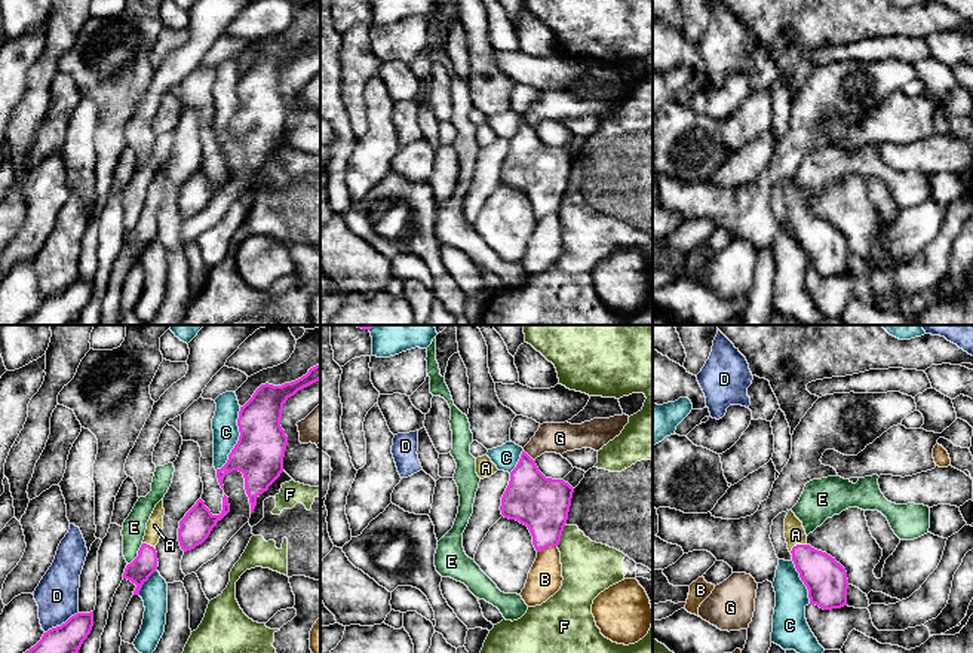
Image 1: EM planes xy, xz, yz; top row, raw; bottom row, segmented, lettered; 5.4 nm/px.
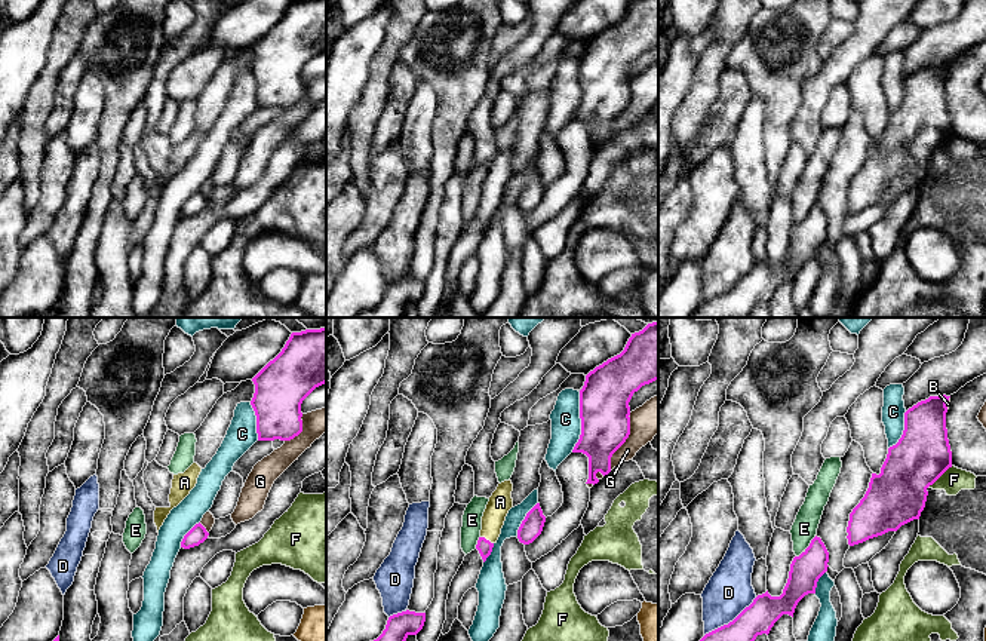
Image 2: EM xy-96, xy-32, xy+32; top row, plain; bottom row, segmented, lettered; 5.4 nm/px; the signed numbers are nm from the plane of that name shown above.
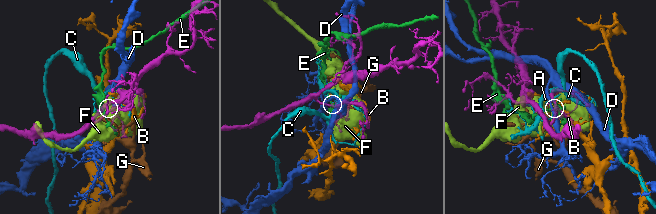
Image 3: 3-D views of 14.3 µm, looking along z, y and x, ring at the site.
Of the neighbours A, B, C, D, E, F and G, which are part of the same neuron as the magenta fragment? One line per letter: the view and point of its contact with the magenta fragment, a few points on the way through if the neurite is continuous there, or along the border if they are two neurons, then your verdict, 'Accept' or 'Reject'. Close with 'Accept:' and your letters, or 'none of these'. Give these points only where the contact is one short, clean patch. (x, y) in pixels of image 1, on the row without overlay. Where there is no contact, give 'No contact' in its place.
A: Touches magenta at yz (797, 212). Path across: yz (826, 248), (797, 212), (795, 202). Accept
B: Touches magenta at xz (546, 214). Reject
C: Touches magenta at xy (239, 107). Reject
D: Touches magenta at xy (63, 291). Reject
E: Touches magenta at xy (138, 221). Reject
F: Touches magenta at xz (561, 202). Reject
G: Touches magenta at xz (528, 123). Reject
Accept: A

